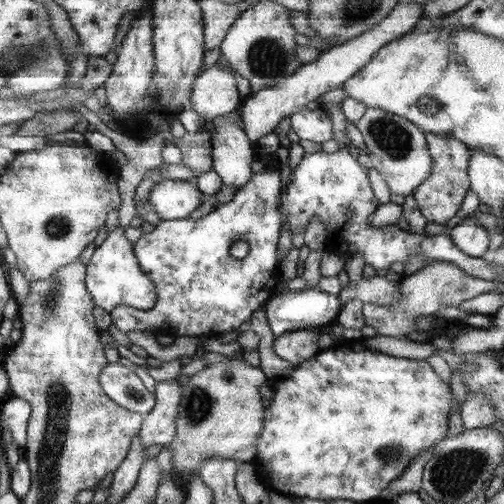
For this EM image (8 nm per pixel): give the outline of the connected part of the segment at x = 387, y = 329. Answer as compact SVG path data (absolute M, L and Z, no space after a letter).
M432 261L414 274L402 277L398 283L401 285L403 298L397 304L382 306L366 303L362 309L366 324L374 327L378 333L383 335L406 337L409 332L417 330L415 320L418 317L436 315L438 310L446 306L458 307L496 288L494 281L472 276L450 261Z

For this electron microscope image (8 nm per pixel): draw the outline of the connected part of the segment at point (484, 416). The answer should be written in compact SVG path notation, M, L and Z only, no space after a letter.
M468 394L461 406L461 420L466 430L490 427L496 423L496 413L490 398L484 394Z

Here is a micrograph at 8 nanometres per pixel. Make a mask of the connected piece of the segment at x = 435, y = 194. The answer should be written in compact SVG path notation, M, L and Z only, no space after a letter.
M426 131L425 139L428 141L429 154L433 158L433 170L429 178L413 192L416 206L429 222L452 224L457 220L457 212L468 189L471 188L466 168L468 168L468 158L472 154L468 154L467 144L464 141L459 141L453 136Z

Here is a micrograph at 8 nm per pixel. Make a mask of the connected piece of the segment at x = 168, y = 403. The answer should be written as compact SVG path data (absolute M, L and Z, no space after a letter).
M176 380L156 384L156 404L145 414L139 432L142 445L158 444L167 447L176 437L176 417L182 397L182 386Z

